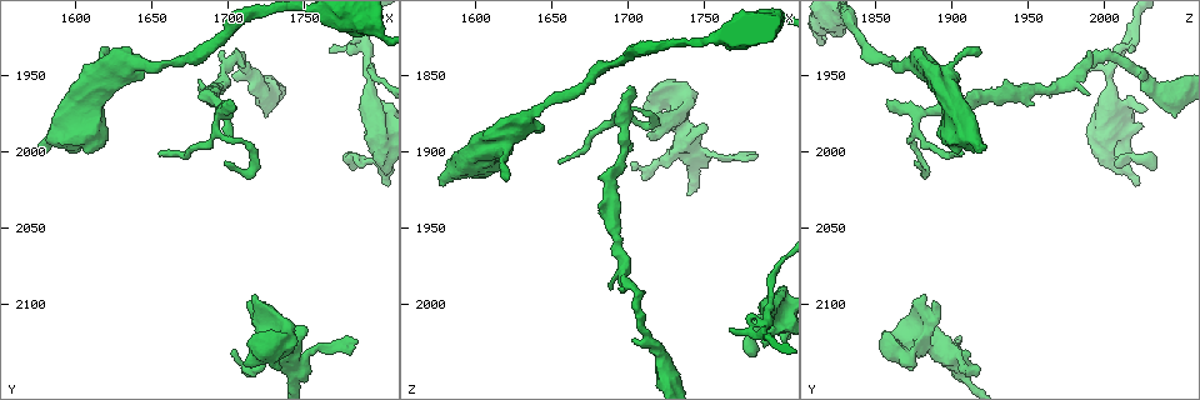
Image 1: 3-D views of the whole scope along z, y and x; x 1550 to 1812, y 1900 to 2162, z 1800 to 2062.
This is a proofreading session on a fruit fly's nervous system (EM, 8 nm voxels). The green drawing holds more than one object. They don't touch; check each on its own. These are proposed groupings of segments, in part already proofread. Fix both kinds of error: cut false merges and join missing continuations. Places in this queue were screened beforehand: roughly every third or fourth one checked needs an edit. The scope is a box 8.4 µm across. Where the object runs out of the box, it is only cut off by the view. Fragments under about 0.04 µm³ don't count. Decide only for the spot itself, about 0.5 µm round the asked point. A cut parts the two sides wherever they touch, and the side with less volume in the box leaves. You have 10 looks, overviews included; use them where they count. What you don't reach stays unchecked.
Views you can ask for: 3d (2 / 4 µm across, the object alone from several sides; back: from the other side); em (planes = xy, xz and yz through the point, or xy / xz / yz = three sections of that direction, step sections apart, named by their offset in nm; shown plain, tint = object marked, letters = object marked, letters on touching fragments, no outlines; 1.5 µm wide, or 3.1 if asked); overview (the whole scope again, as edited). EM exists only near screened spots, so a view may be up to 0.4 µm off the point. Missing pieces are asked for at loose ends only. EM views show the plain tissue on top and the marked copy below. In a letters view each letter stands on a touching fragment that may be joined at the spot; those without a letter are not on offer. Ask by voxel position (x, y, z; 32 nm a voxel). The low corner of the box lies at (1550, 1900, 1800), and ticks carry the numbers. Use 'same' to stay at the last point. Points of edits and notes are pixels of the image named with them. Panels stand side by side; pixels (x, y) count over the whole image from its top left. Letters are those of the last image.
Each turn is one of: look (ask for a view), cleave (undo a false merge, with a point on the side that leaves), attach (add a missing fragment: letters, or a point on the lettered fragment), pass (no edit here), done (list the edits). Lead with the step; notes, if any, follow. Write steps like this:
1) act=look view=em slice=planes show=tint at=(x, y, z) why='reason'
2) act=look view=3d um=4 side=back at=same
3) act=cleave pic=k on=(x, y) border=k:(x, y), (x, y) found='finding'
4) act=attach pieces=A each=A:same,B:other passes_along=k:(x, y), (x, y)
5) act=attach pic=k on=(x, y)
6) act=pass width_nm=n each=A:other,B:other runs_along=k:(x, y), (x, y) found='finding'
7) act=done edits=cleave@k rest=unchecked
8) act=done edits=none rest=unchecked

act=look view=em slice=planes show=letters at=(1788, 1972, 2026) why='free end'

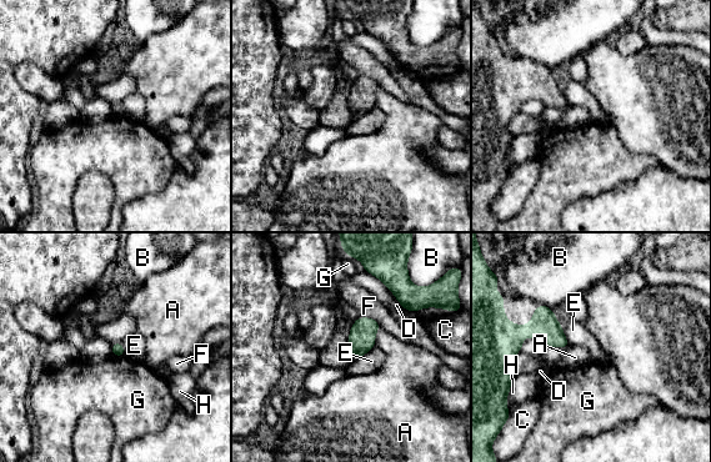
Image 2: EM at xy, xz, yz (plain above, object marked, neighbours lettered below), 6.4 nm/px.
act=pass each=A:other,B:other,C:other,D:other,E:other,F:other,G:other,H:other border=2:(113, 355), (125, 356) found='no lettered fragment goes on from it'

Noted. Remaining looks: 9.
act=look view=em slice=xz step=4 show=tint at=(1716, 2094, 1880) why='an open end'

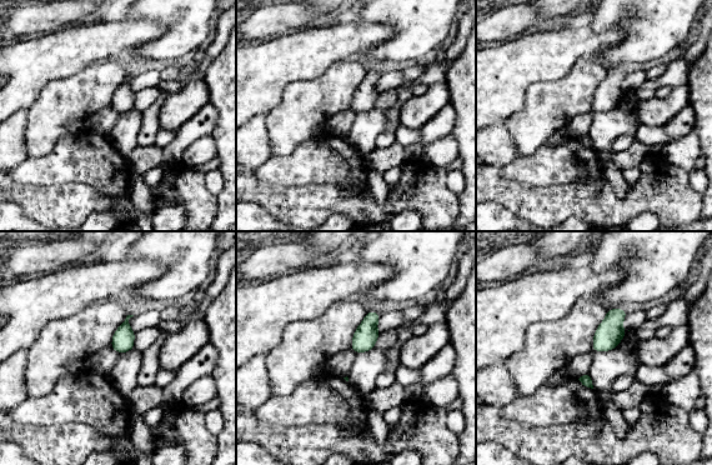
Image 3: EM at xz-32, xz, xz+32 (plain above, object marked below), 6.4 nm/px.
act=look view=em slice=planes show=tint at=same

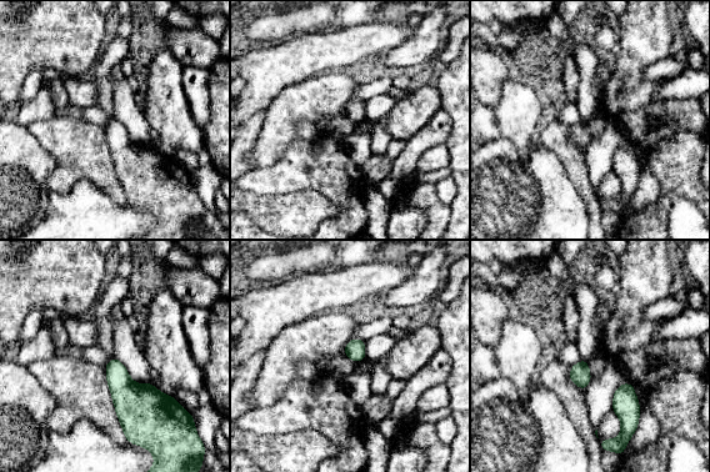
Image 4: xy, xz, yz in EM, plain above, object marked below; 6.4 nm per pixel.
act=look view=em slice=planes show=letters at=same

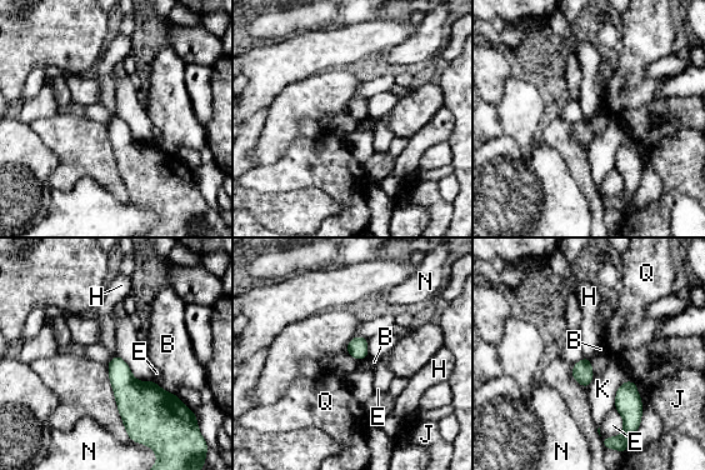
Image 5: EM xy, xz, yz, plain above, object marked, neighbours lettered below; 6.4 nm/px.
act=pass longest_contact=E:220nm each=B:other,E:other,H:other,J:other,K:other,N:other,Q:other found='none of them fits'

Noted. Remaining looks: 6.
act=look view=em slice=planes show=letters at=(1702, 1968, 1858) why='free end'

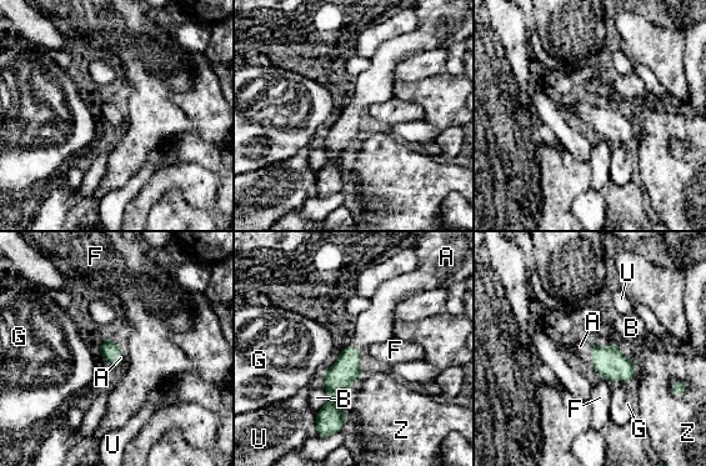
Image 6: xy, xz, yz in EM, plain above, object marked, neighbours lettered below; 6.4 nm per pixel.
act=attach pieces=A width_nm=120 each=A:same,B:other,F:other,G:other,U:other,Z:other found='it goes on there'

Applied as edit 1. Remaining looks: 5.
act=look view=overview why='redraw'

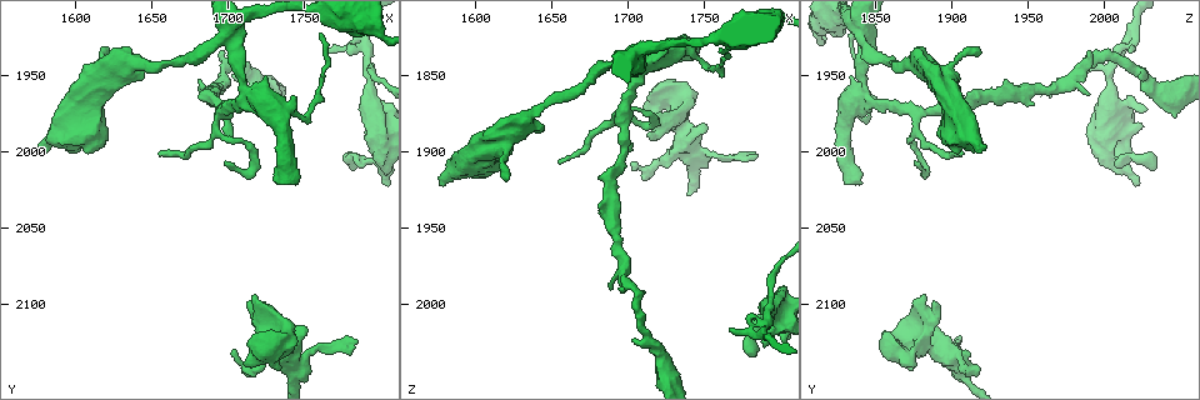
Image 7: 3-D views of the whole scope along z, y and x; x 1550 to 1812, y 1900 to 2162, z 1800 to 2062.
act=look view=em slice=xy step=4 show=tint at=(1578, 1996, 1924) why='branch stops here'

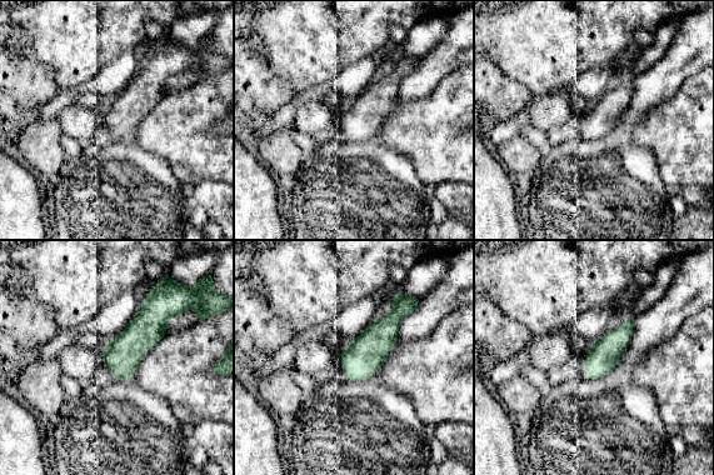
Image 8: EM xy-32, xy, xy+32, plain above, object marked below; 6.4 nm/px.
act=look view=em slice=planes show=letters at=same why='cut it another way'

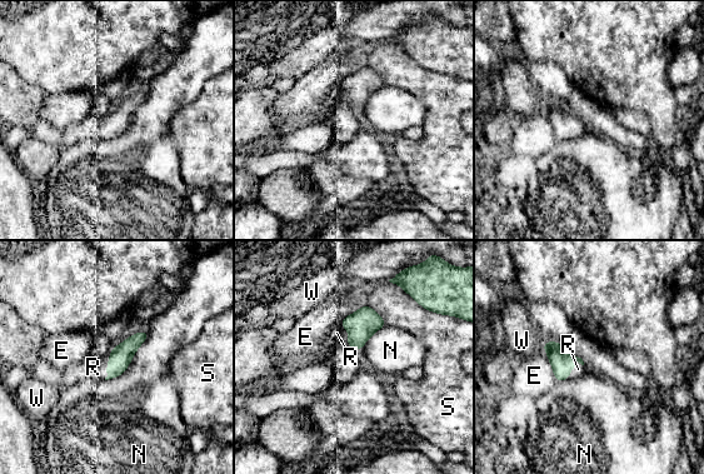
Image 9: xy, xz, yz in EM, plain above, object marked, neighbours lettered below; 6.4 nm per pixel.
act=attach pieces=R each=E:other,N:other,R:same,S:other,W:other found='it goes on there'

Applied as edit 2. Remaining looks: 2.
act=done edits=attach@6,attach@9 rest=unchecked

